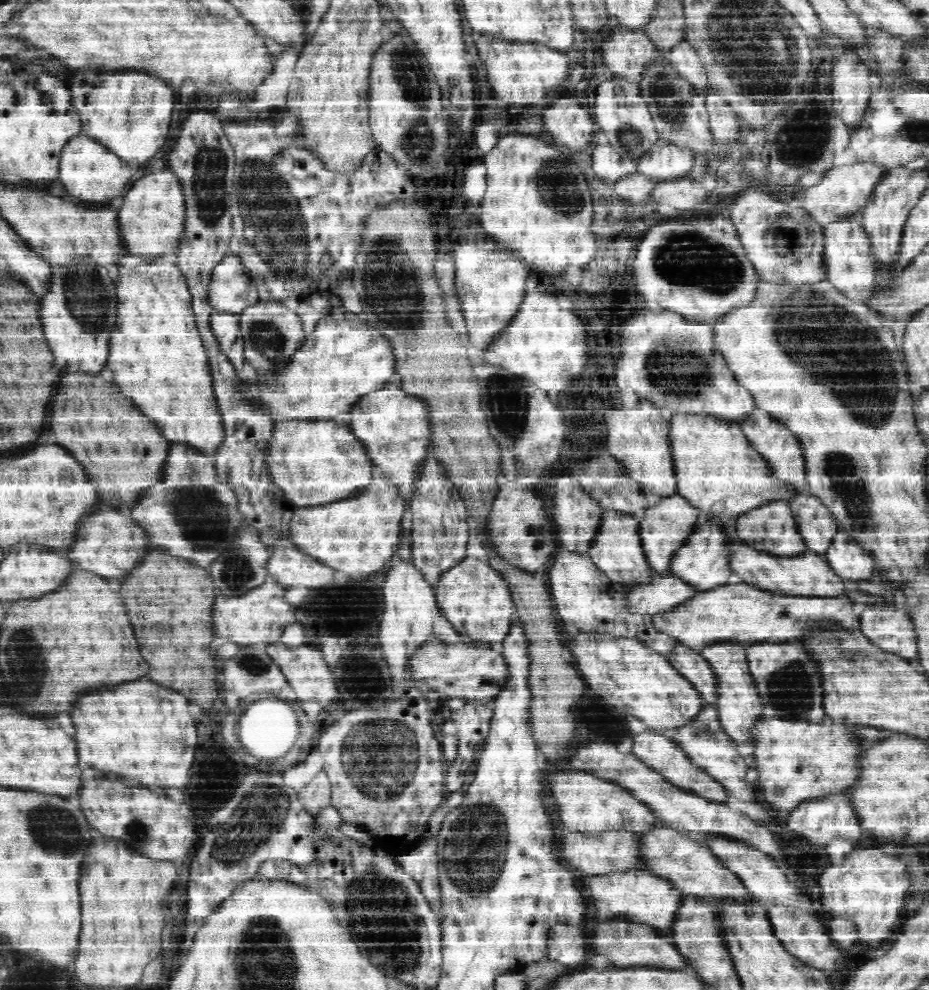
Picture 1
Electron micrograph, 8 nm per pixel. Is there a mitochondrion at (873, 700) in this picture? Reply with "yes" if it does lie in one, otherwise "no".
no

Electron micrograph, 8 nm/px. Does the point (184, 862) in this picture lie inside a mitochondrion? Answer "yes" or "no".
no

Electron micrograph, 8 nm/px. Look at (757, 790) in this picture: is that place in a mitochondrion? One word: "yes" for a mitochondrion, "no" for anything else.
no

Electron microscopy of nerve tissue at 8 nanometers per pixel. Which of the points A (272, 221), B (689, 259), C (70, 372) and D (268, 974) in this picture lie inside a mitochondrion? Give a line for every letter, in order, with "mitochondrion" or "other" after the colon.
A: mitochondrion
B: mitochondrion
C: other
D: mitochondrion

